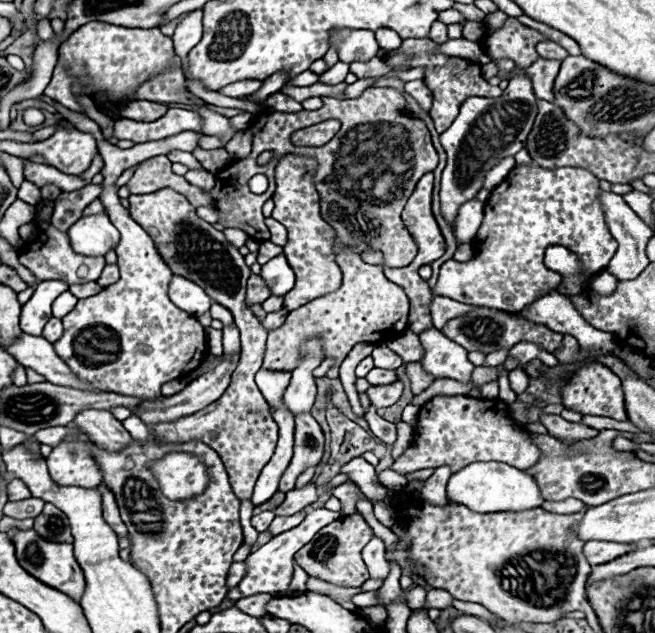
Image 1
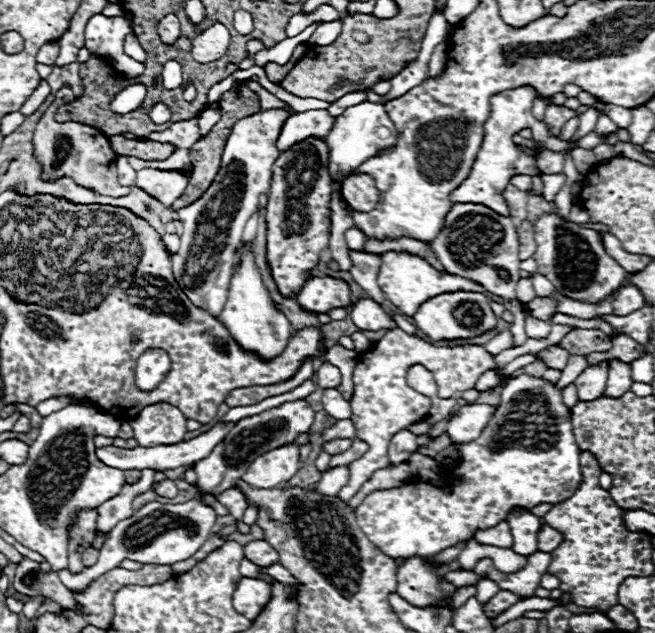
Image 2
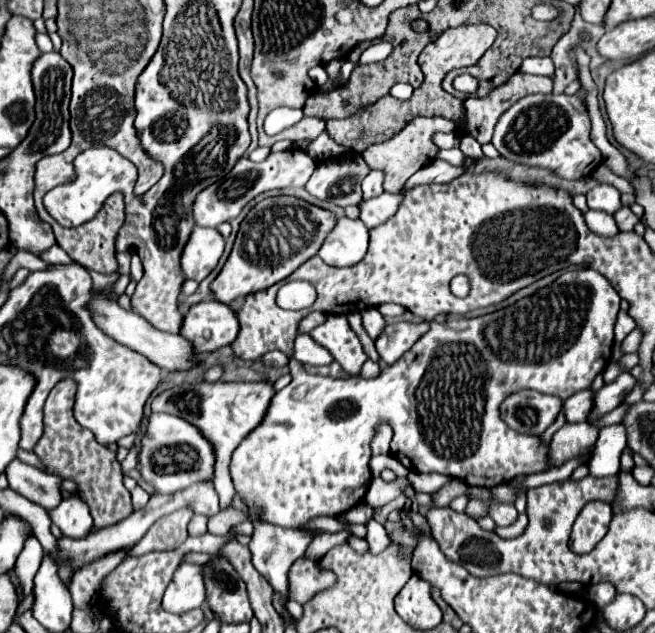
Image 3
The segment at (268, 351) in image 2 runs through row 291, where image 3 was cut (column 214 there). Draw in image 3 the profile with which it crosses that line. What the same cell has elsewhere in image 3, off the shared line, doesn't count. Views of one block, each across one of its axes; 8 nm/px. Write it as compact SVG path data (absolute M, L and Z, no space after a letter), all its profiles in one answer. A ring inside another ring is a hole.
M196 226L180 256L184 276L202 282L218 264L222 252L224 252L224 238L216 228Z

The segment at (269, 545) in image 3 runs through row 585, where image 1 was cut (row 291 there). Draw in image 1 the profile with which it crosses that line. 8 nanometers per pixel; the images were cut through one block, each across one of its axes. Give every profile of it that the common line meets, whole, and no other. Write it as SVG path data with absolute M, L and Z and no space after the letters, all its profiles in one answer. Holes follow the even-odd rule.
M282 254L272 258L270 262L266 262L262 266L260 276L264 278L264 282L268 282L272 296L284 296L294 286L294 272L292 272L292 268L288 266L288 262Z

